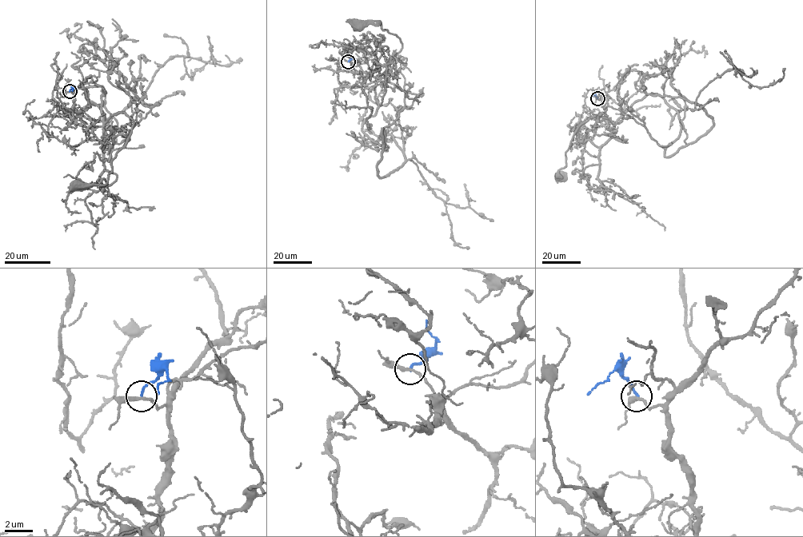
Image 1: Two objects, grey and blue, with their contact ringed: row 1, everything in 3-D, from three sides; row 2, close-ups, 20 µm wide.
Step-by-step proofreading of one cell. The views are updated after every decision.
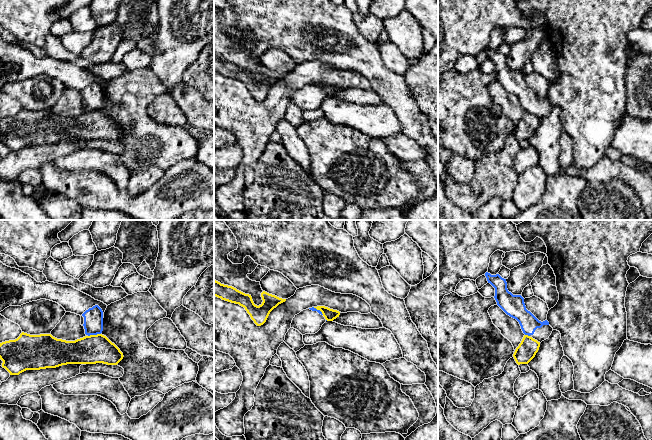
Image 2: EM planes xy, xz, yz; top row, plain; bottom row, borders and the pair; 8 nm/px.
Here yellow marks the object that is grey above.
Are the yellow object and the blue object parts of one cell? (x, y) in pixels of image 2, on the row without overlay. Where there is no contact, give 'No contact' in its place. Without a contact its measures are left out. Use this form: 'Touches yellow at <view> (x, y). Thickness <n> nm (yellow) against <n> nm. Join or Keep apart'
Touches yellow at xy (94, 111). Thickness 220 nm (yellow) against 160 nm. Keep apart

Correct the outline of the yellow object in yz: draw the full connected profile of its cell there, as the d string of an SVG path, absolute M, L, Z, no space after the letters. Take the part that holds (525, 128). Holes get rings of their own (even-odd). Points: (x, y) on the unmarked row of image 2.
M524 111L521 119L516 124L513 133L518 141L528 140L536 131L540 118L528 111Z

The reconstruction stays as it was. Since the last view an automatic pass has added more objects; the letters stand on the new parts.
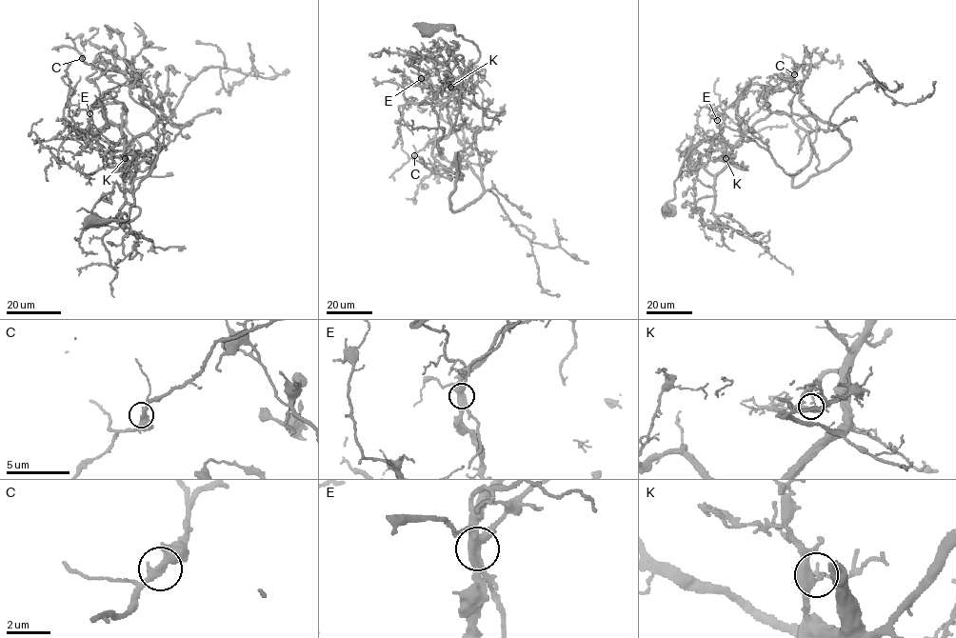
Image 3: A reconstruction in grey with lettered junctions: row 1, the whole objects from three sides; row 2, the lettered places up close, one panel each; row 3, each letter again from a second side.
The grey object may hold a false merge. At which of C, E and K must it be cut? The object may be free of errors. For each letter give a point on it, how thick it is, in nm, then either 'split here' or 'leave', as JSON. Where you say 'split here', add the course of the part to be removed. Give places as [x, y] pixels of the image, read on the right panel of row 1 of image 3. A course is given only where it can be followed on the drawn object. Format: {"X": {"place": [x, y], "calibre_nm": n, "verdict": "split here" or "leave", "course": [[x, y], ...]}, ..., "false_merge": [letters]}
{"C": {"place": [794, 74], "calibre_nm": 340, "verdict": "leave"}, "E": {"place": [717, 120], "calibre_nm": 380, "verdict": "leave"}, "K": {"place": [726, 158], "calibre_nm": 360, "verdict": "leave"}, "false_merge": []}

